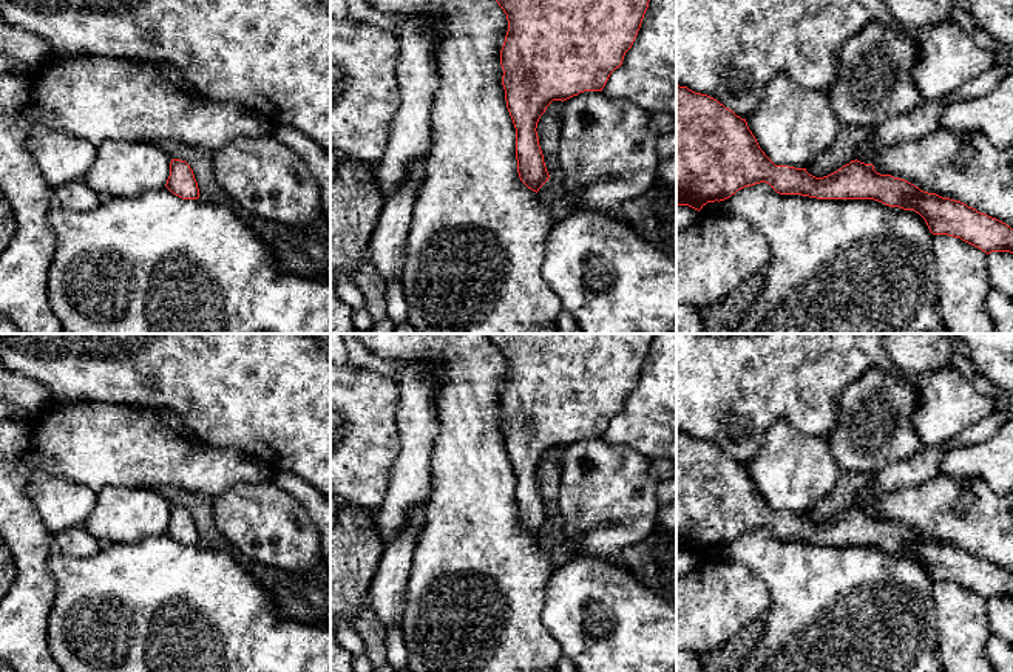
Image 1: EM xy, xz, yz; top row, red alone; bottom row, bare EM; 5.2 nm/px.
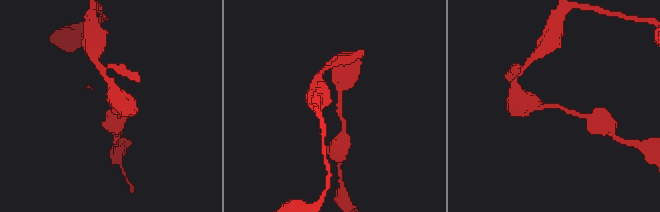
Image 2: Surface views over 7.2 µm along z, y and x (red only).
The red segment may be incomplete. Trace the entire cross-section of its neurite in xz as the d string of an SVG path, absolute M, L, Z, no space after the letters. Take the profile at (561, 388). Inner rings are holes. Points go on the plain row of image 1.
M488 334L490 341L506 360L508 377L500 395L502 431L516 474L516 505L520 527L539 535L548 527L537 484L537 468L553 446L567 446L584 437L602 437L610 420L622 411L641 374L656 334Z

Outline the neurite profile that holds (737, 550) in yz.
M760 528L720 547L713 558L747 565L764 581L771 595L763 635L738 672L945 672L937 652L934 581L925 565L914 556L889 553L874 545L817 545L801 541L780 541L769 530Z

